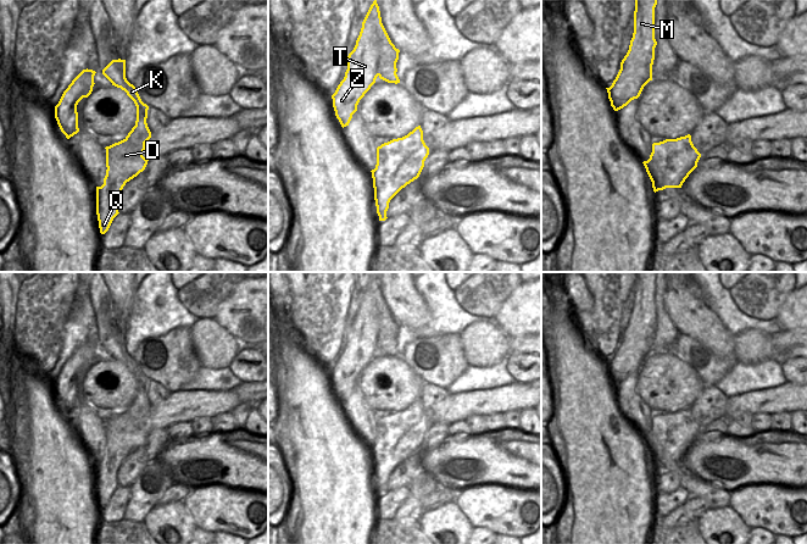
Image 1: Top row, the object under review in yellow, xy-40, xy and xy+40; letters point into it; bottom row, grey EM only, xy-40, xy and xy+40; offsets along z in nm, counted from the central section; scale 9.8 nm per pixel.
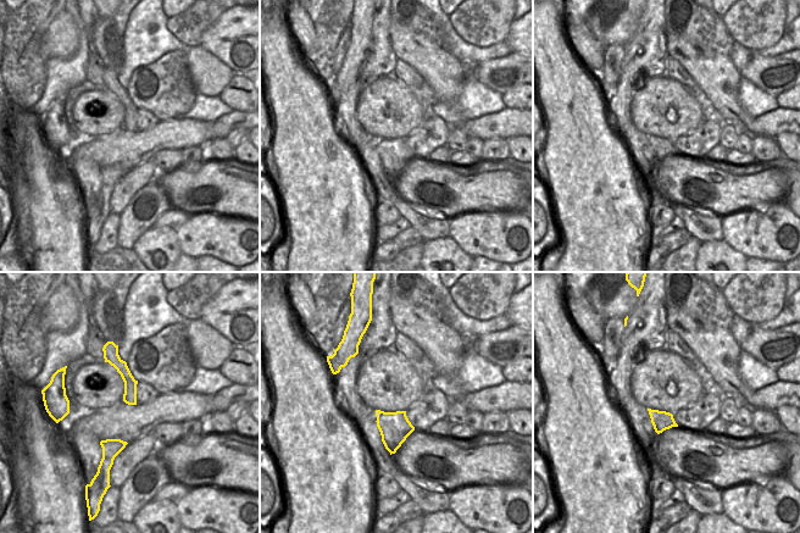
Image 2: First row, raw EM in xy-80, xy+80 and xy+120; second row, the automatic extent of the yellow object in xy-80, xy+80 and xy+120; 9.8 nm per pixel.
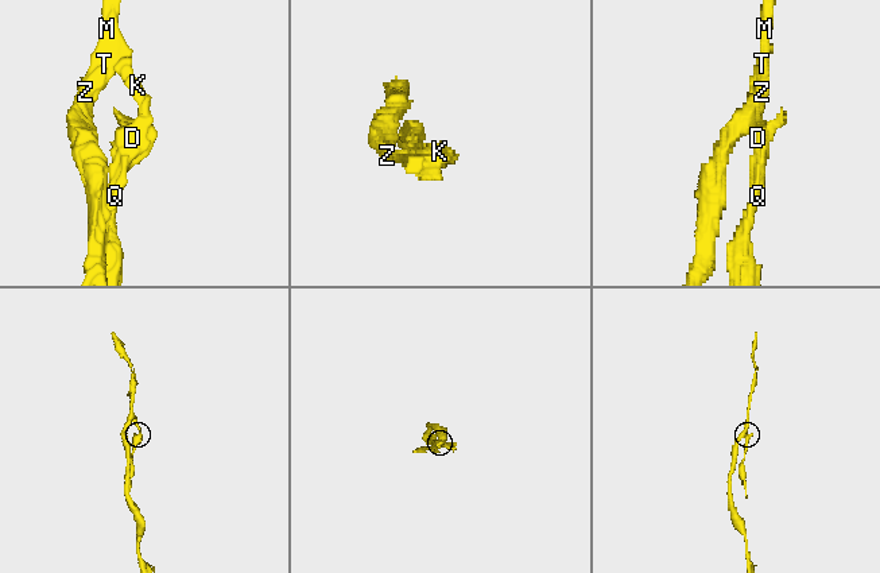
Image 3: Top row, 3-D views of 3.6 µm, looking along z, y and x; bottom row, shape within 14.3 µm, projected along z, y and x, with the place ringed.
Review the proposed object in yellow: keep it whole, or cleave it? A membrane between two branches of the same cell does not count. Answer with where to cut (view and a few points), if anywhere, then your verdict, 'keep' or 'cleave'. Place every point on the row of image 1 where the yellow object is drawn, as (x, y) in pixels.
cut xy (380, 22), (377, 28), (379, 38), (379, 67), (377, 75); cleave

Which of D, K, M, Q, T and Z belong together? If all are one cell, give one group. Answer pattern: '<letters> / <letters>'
D K Q / M T Z

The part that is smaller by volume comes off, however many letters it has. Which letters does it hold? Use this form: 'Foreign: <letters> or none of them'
Foreign: D, K, Q

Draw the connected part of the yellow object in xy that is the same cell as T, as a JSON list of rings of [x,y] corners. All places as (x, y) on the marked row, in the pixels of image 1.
[[[377,0],[371,5],[354,50],[347,56],[344,79],[332,95],[335,116],[341,127],[349,126],[357,105],[375,83],[380,60],[380,38],[377,28],[382,23]]]

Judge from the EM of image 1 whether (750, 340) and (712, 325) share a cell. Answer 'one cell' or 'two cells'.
two cells

